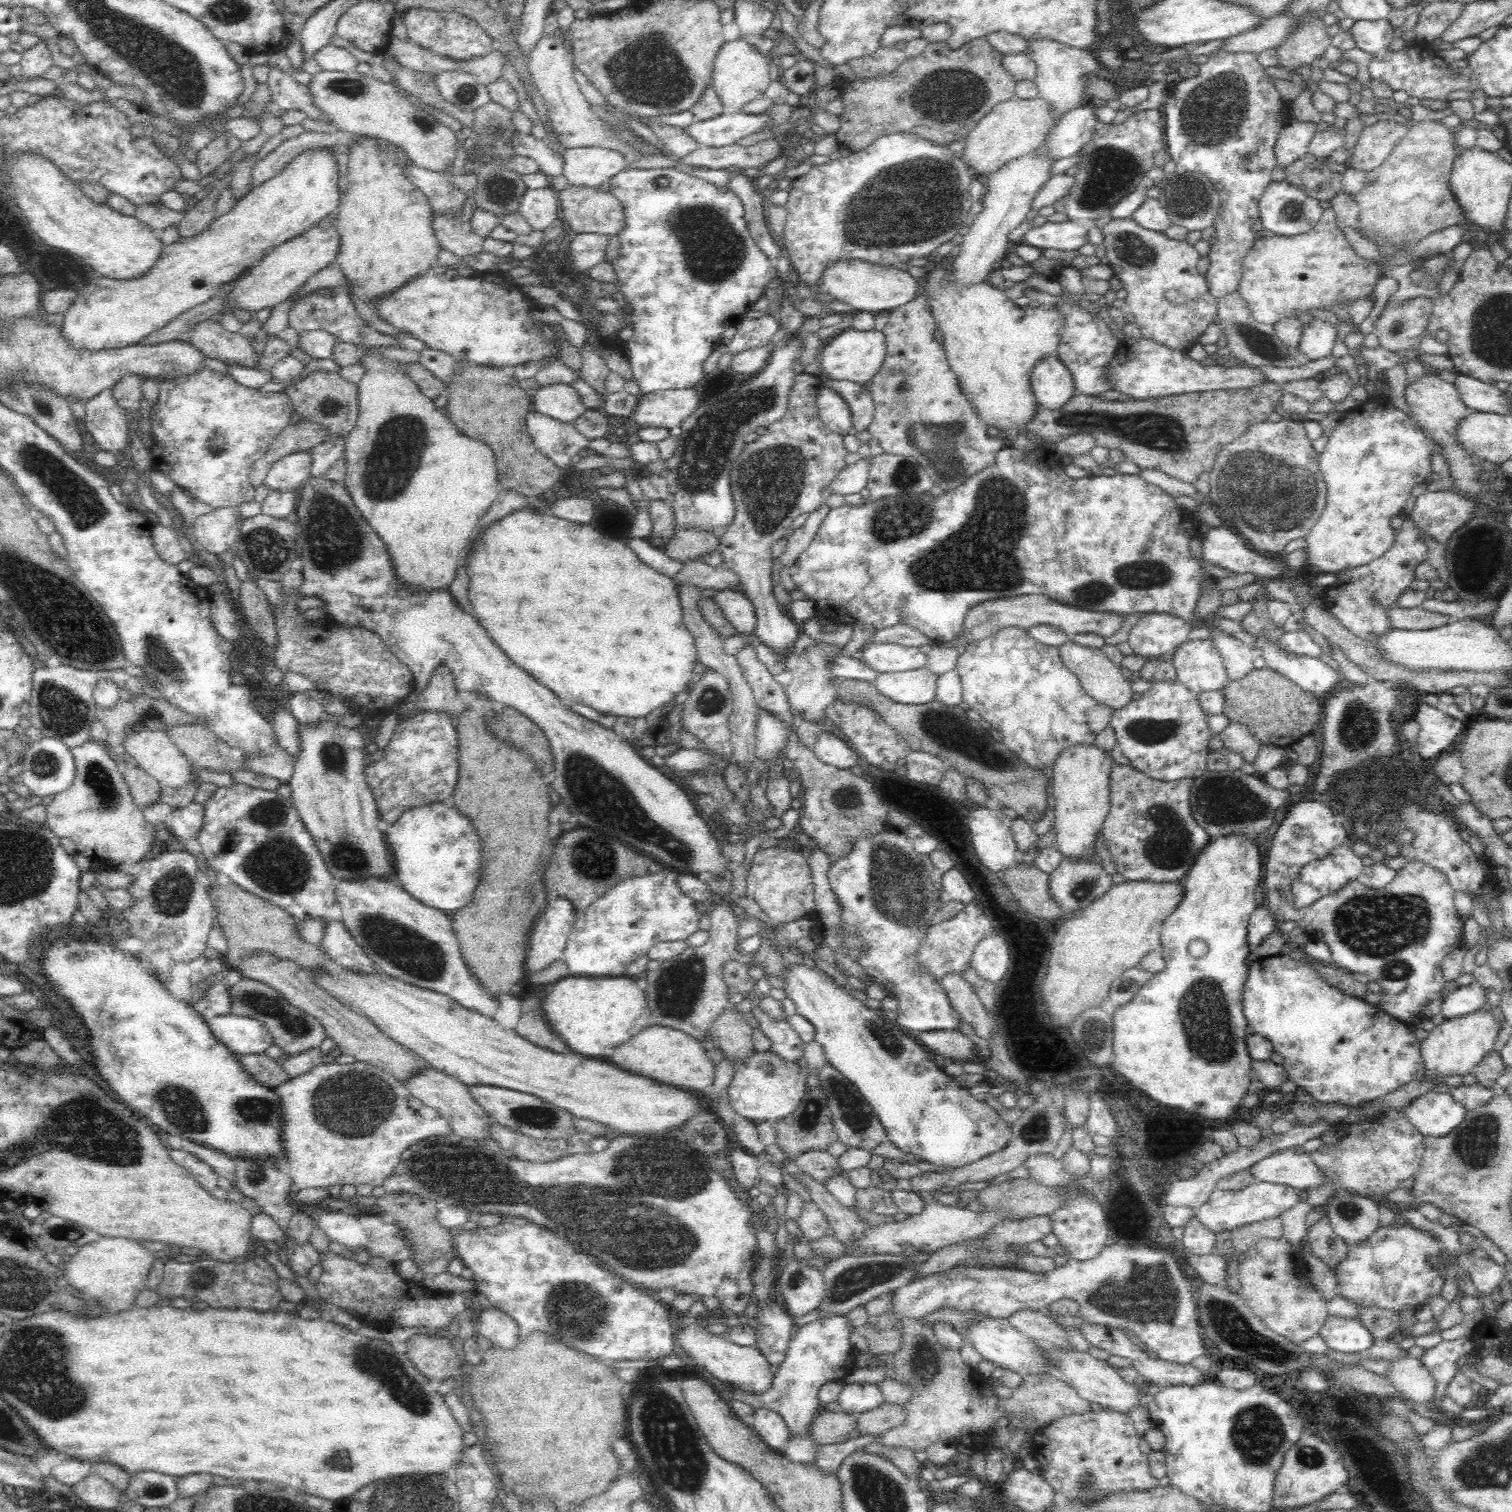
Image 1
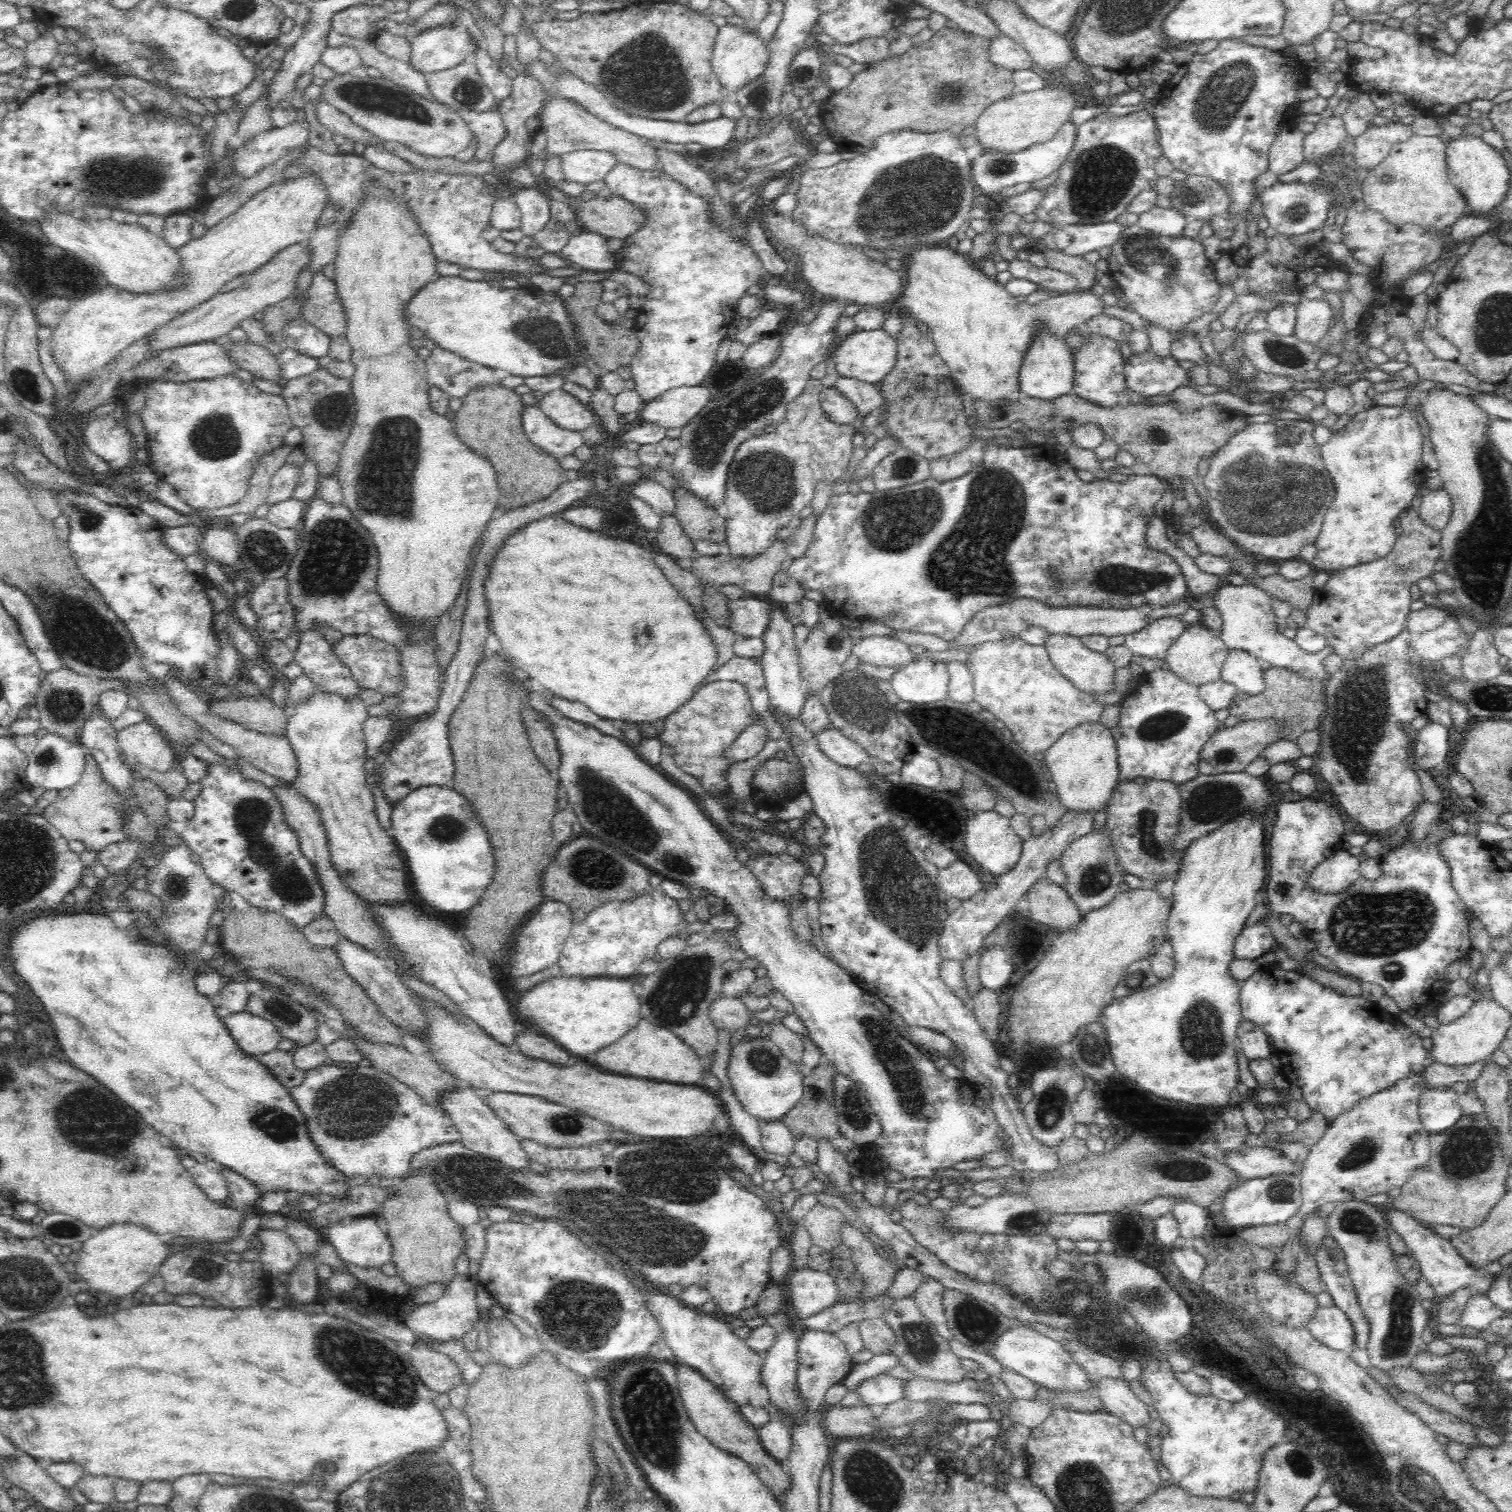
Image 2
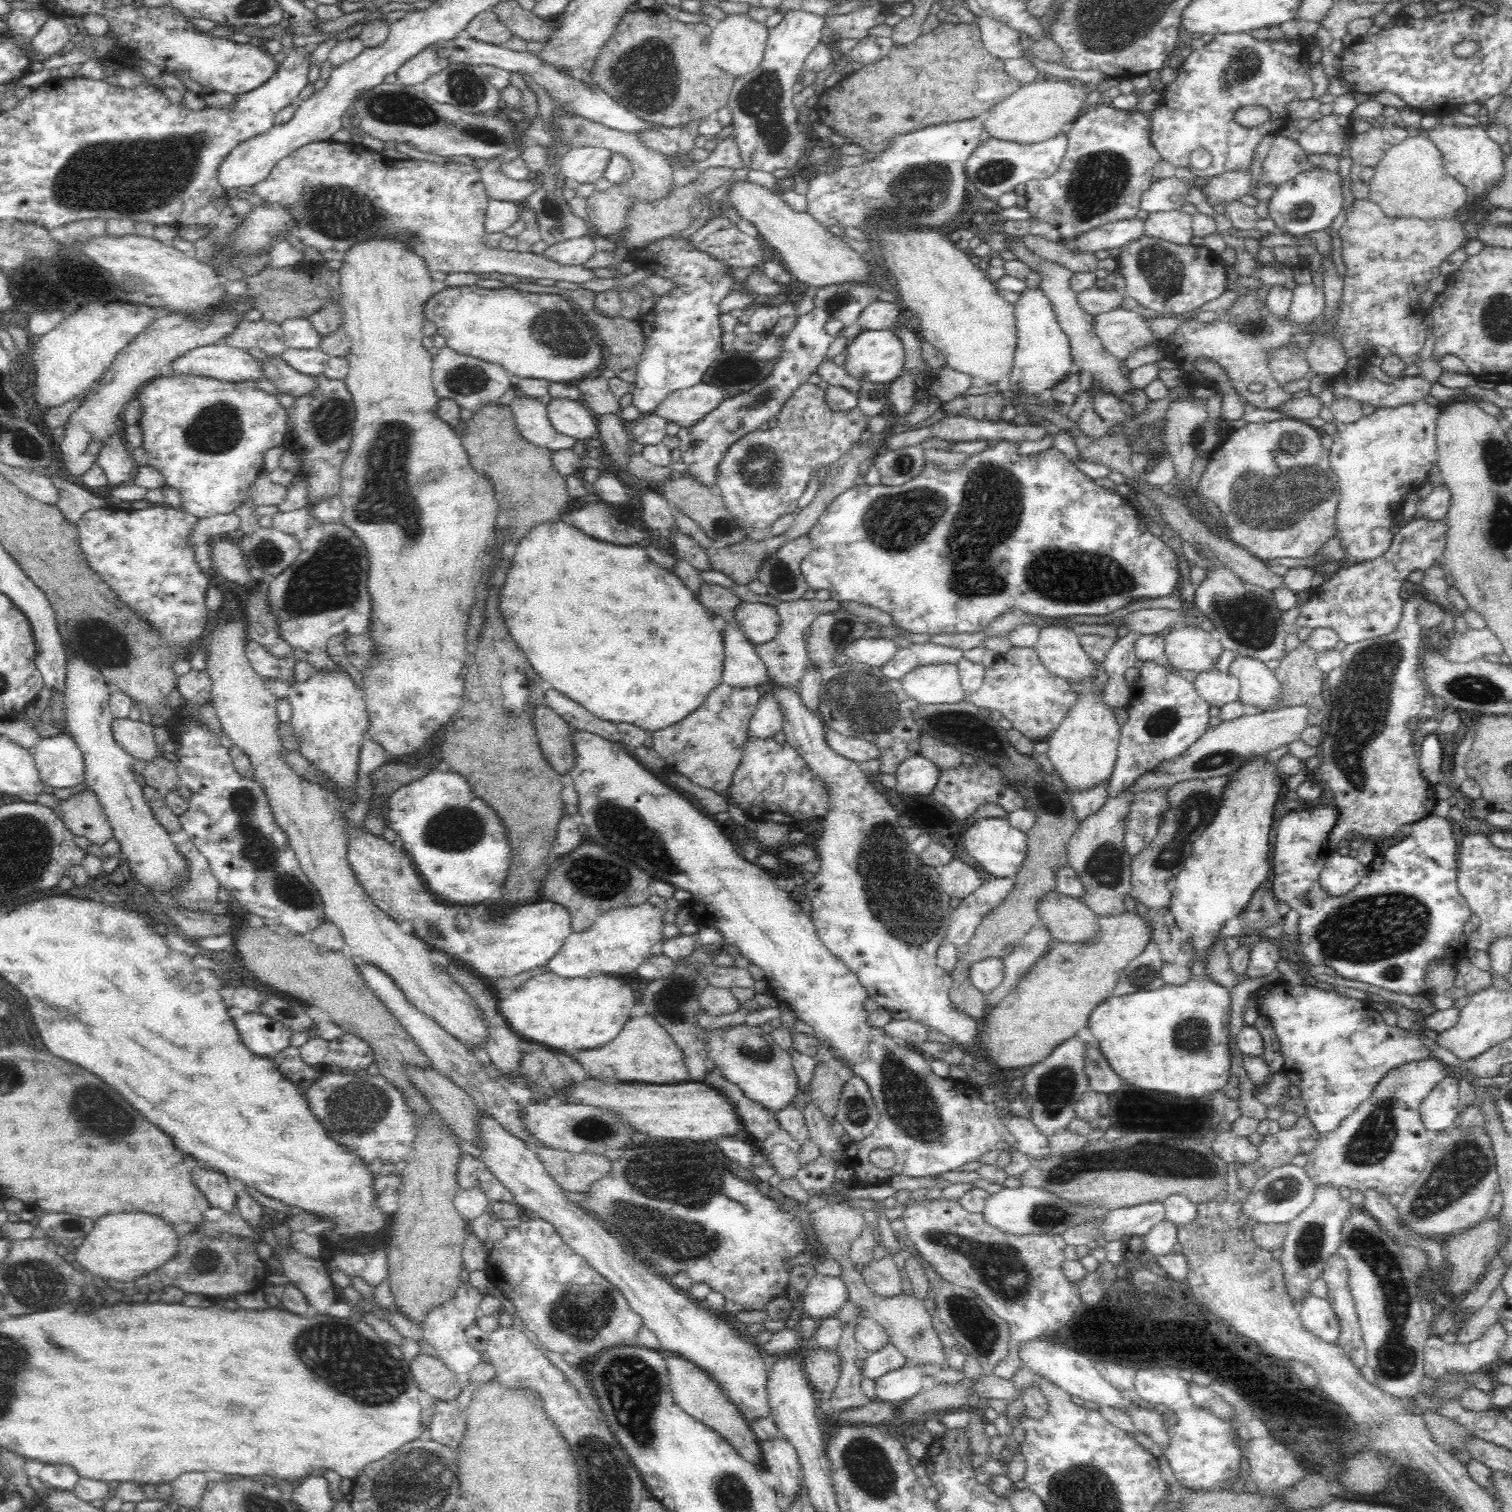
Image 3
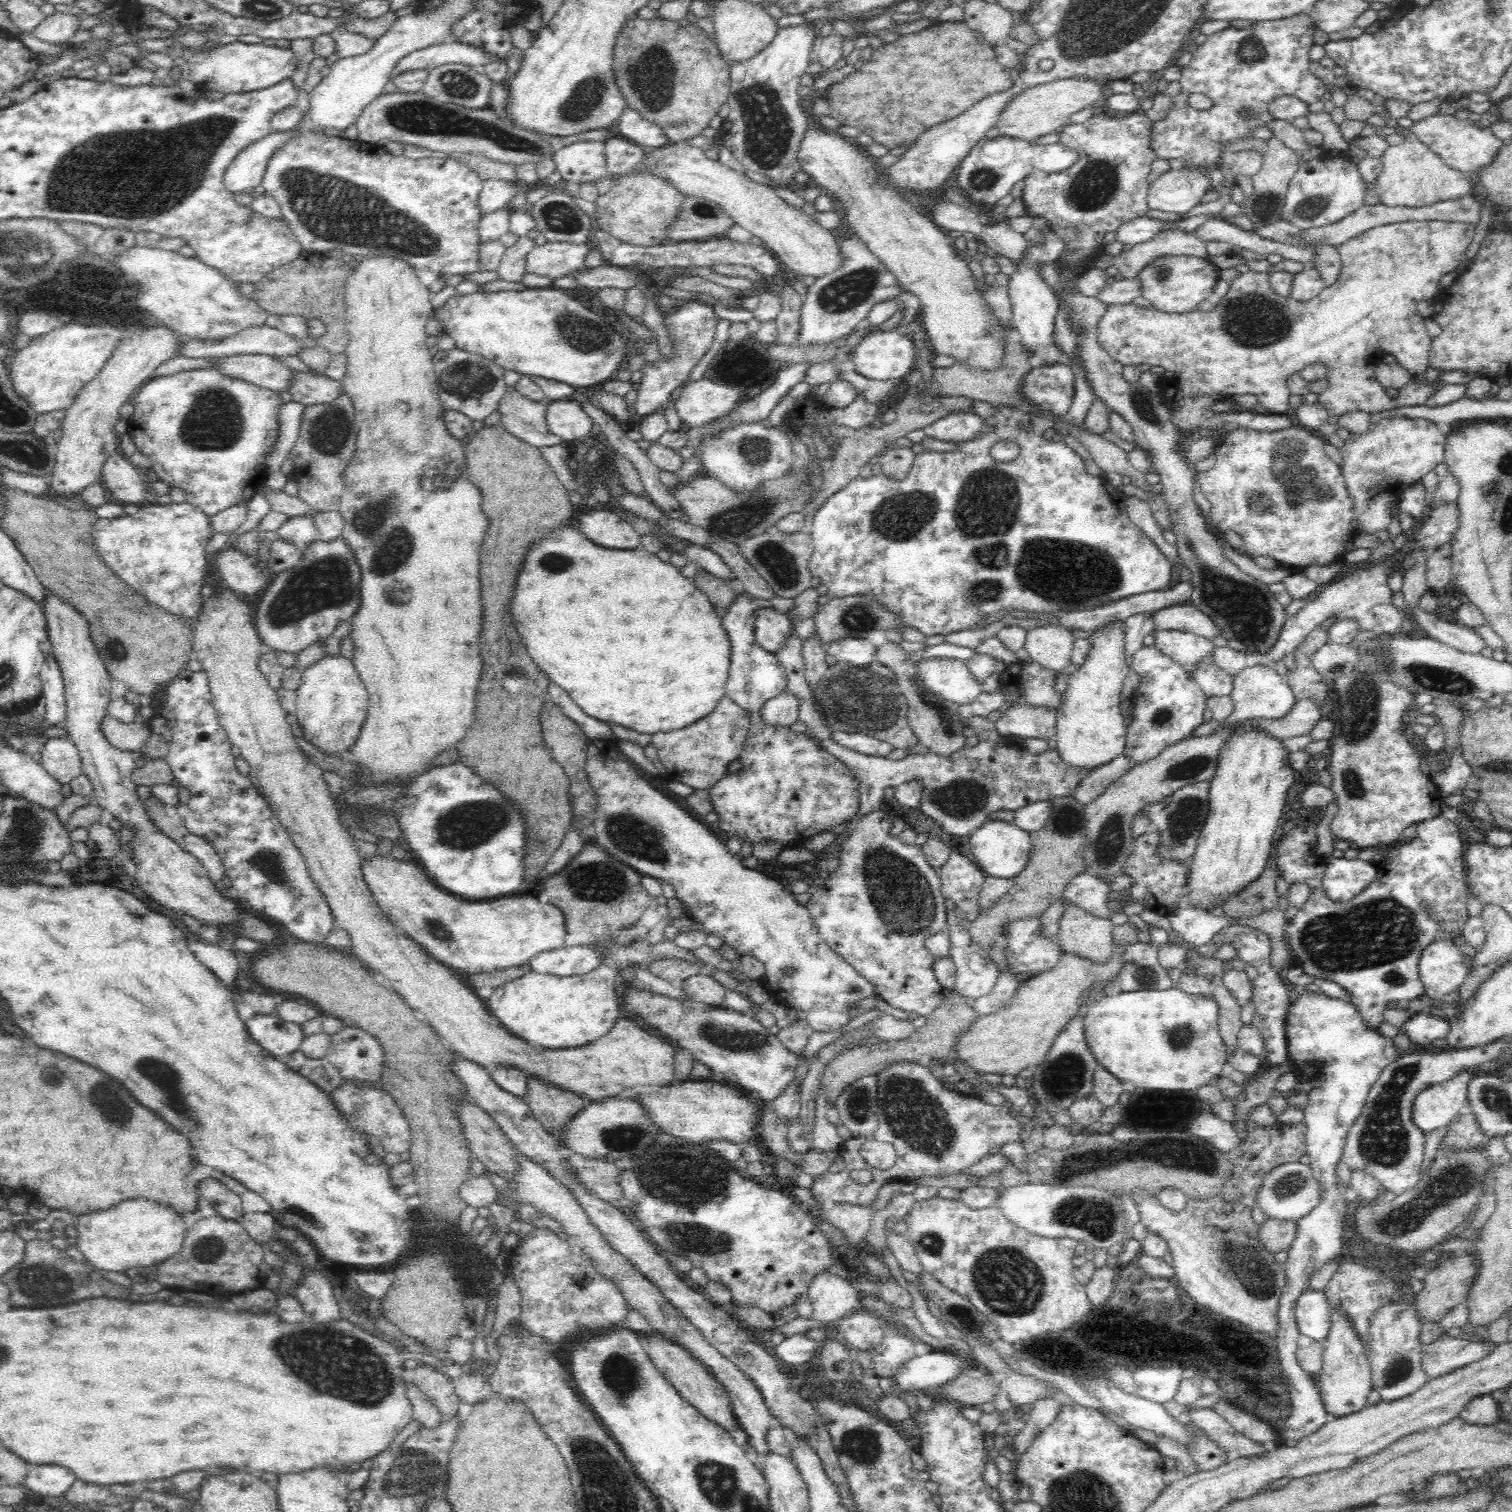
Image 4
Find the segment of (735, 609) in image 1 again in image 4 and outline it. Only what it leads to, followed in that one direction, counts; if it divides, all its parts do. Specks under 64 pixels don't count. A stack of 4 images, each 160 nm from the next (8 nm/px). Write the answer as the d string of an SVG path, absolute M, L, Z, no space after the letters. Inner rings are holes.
M771 606L757 607L753 631L758 646L771 653L776 652L790 632L790 619L786 613L780 613Z

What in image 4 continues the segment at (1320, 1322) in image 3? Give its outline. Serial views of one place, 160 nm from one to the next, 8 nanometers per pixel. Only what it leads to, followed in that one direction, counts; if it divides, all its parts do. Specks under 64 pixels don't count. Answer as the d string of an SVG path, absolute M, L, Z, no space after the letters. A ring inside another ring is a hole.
M1311 1289L1296 1303L1295 1320L1300 1334L1324 1344L1331 1330L1332 1310L1324 1293Z

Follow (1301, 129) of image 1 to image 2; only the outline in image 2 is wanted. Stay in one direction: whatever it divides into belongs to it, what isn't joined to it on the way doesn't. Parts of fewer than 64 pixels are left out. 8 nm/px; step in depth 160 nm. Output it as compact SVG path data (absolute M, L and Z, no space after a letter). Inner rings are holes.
M1297 128L1281 131L1269 150L1269 170L1274 174L1286 174L1304 162L1304 134Z

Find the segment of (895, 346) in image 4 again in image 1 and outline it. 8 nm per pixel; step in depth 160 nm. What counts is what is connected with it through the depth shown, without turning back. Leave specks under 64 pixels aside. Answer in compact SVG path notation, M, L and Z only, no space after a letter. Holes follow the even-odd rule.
M845 329L843 333L836 334L832 341L824 346L824 350L818 353L818 362L822 375L825 378L839 381L856 382L865 384L874 377L884 361L886 343L884 334L878 330L854 330Z

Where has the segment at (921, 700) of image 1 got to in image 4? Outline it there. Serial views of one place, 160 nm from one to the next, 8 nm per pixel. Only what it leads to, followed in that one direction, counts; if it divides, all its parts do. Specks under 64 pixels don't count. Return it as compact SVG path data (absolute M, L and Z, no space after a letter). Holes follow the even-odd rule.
M929 658L915 667L916 681L924 691L954 704L969 705L982 691L965 661Z

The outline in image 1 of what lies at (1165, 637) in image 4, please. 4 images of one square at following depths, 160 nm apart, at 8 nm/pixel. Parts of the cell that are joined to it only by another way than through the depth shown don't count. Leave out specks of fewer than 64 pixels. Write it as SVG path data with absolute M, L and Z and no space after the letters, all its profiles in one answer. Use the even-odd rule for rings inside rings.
M1210 638L1185 641L1173 652L1177 680L1198 696L1222 691L1229 680L1223 660Z

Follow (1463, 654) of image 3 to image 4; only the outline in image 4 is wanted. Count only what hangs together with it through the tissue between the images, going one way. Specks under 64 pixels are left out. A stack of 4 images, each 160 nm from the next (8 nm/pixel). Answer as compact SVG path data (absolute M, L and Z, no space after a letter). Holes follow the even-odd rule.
M1413 610L1413 618L1430 639L1447 644L1464 654L1480 654L1487 646L1486 641L1472 628L1438 619L1436 615Z

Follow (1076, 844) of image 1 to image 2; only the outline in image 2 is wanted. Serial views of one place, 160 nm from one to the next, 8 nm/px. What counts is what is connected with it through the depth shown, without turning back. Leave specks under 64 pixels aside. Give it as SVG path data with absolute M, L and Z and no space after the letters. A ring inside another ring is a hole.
M1100 723L1080 725L1063 734L1045 754L1045 771L1061 806L1068 814L1100 814L1119 781L1117 746Z

